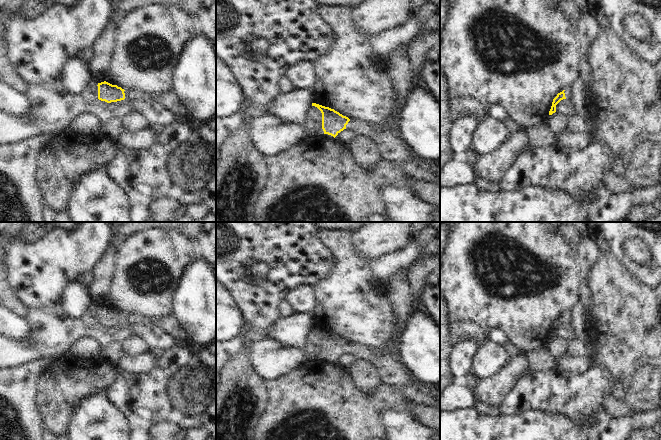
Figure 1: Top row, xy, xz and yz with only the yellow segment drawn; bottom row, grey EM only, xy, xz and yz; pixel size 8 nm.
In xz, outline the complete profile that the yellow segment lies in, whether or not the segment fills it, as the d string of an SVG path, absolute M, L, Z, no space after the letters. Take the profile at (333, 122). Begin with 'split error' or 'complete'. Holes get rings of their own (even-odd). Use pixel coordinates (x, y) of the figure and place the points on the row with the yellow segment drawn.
split error; M312 103L312 106L317 107L322 113L322 129L324 134L331 135L335 138L344 129L349 129L354 132L355 136L348 144L350 155L362 169L366 171L373 170L375 165L382 160L375 142L370 138L373 128L370 125L360 121L351 121L348 117L343 116L329 107L316 103Z

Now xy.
split error; M106 81L98 83L98 99L101 101L105 101L107 103L117 102L124 99L128 99L130 101L139 101L143 99L149 99L148 95L124 90L117 85L112 85Z

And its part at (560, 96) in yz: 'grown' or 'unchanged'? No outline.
grown

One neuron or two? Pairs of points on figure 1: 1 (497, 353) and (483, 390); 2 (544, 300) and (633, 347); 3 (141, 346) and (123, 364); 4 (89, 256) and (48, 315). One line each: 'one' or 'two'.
1: two
2: two
3: two
4: two

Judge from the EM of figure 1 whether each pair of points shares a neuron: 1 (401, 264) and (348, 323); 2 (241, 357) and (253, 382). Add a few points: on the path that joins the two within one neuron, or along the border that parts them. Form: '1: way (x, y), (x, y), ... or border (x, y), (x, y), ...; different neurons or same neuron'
1: border (370, 264), (372, 274), (384, 284); different neurons
2: way (241, 363), (241, 370), (247, 376); same neuron

